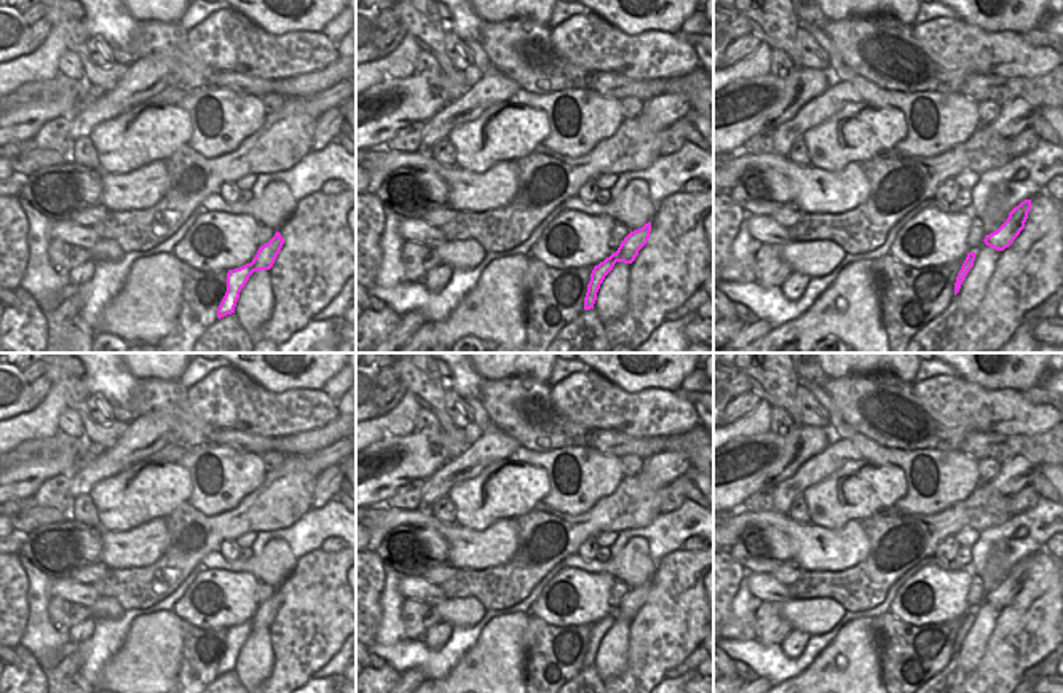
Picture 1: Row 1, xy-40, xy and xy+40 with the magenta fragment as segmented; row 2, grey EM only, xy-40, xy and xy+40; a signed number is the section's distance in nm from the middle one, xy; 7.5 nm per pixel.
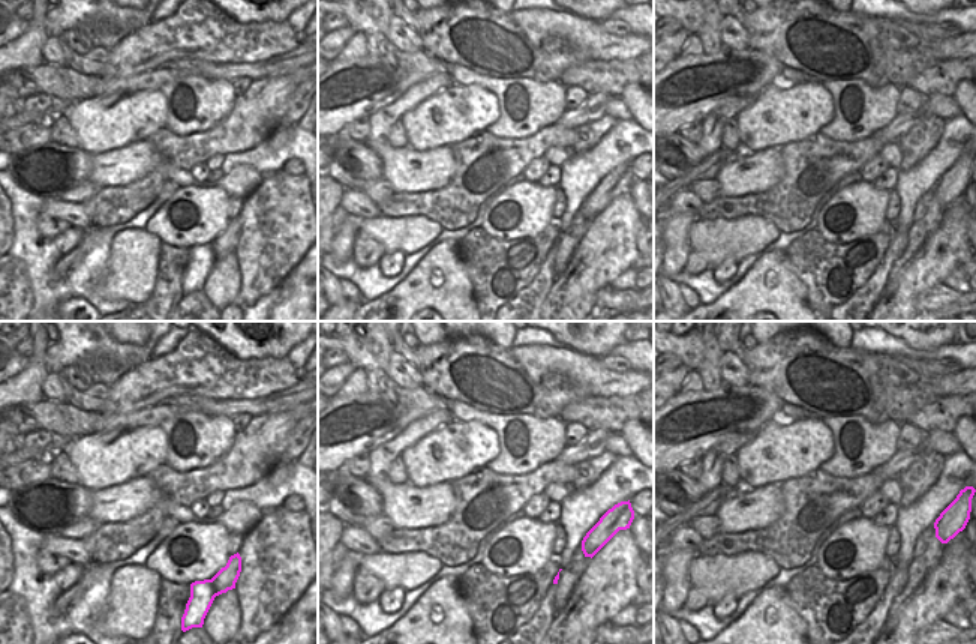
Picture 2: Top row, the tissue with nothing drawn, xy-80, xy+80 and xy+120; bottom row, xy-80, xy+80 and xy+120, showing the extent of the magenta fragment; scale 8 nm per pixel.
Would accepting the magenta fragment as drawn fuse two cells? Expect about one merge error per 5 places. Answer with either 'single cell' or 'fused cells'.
single cell

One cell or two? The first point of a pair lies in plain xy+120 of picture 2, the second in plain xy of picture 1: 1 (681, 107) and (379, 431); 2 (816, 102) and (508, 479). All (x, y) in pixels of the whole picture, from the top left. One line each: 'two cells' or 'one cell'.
1: two cells
2: one cell

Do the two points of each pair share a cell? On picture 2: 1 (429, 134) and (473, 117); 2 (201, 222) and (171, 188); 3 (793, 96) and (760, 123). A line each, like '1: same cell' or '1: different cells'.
1: same cell
2: different cells
3: same cell

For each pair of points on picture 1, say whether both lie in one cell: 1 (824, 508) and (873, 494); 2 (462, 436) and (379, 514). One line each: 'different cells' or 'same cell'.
1: same cell
2: different cells

